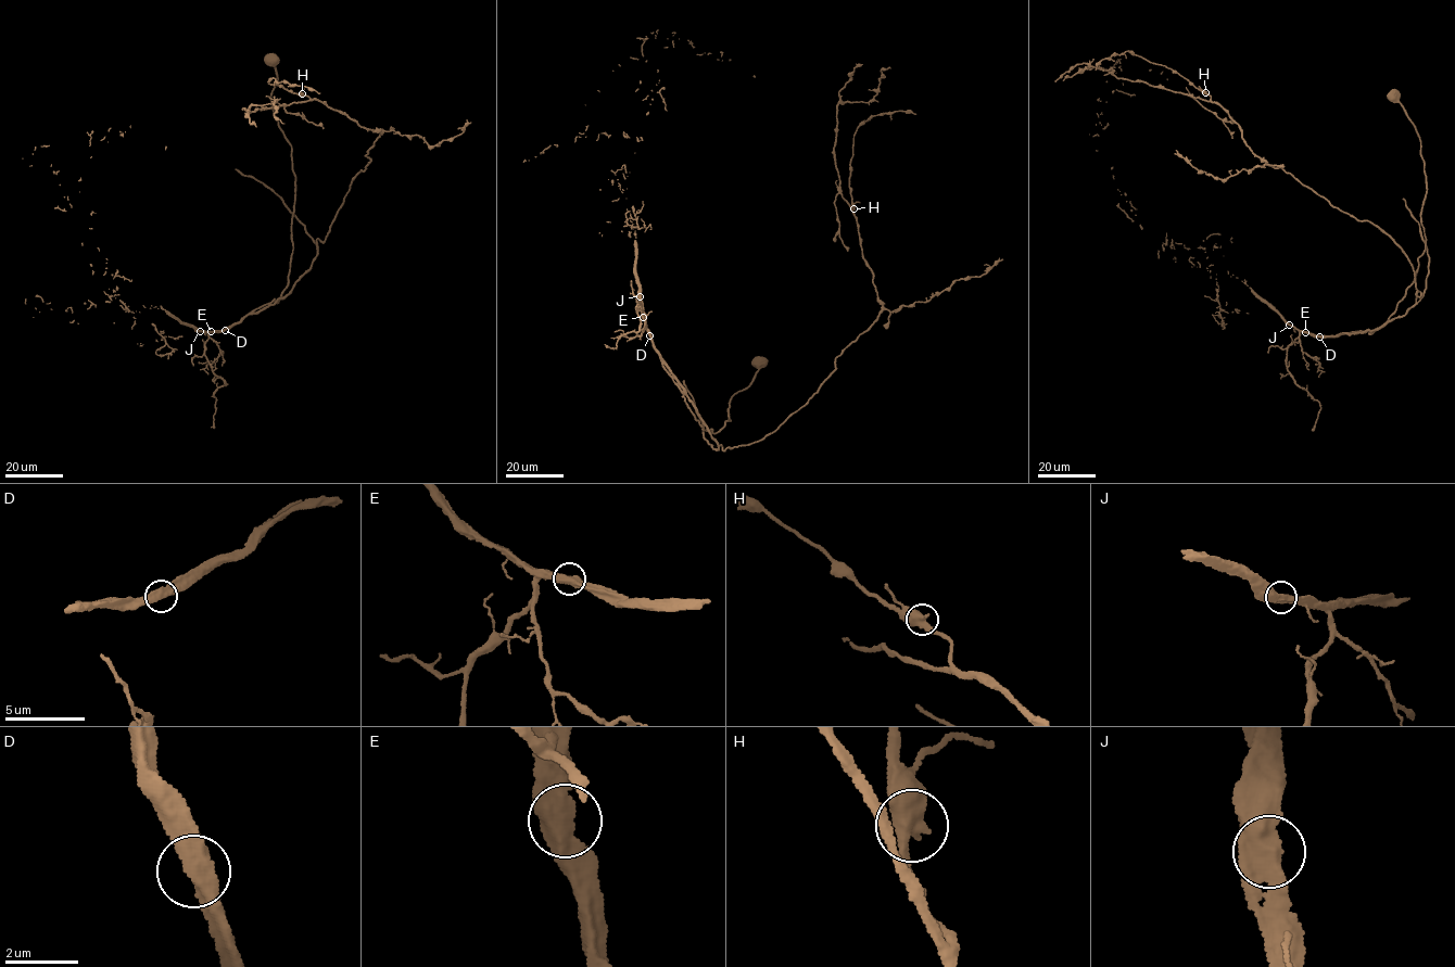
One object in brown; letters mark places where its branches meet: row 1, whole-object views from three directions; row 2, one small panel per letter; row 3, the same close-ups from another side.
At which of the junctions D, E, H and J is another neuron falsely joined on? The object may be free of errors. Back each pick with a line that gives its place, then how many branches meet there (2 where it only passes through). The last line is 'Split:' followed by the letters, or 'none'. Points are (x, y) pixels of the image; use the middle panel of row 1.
Split: none

